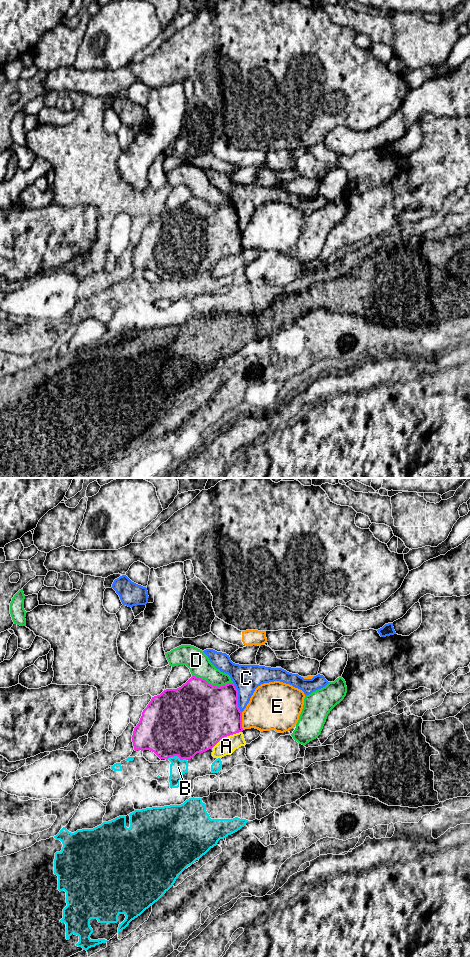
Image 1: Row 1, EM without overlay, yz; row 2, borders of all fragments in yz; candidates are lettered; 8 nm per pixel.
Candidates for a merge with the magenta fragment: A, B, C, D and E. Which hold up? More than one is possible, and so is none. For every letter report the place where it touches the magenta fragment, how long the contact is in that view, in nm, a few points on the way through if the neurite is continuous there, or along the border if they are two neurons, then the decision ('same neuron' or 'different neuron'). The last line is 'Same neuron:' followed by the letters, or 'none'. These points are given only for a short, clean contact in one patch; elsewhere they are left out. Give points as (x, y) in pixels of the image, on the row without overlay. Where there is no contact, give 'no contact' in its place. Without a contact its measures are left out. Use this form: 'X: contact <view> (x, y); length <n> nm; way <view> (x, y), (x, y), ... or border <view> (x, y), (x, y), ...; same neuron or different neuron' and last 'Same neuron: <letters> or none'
A: contact yz (226, 256); length 280 nm; border yz (241, 251), (222, 257), (212, 267); different neuron
B: contact yz (176, 275); length 170 nm; different neuron
C: contact yz (237, 217); length 260 nm; different neuron
D: contact yz (212, 205); length 340 nm; border yz (192, 195), (204, 198), (209, 203), (218, 206), (232, 203); different neuron
E: contact yz (241, 241); length 140 nm; different neuron
Same neuron: none

